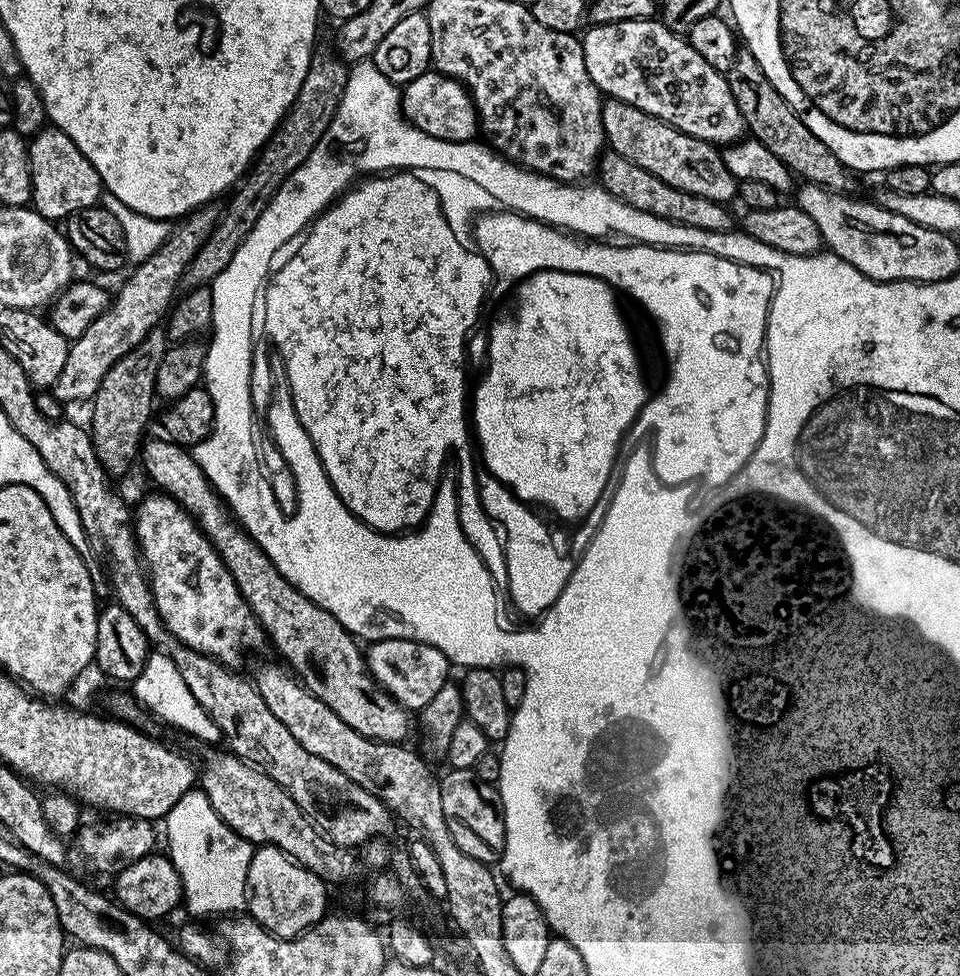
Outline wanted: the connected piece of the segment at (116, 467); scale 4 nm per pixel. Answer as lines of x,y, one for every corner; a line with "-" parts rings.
157,330
146,334
126,358
118,358
106,378
102,378
102,386
98,386
96,395
91,401
92,424
90,423
90,435
92,445
98,454
98,462
102,462
104,471
109,477
124,476
135,465
138,453
145,439
144,431
148,428
148,419
152,416
152,400
157,399
156,375
158,366
166,350
170,347
170,341
163,331

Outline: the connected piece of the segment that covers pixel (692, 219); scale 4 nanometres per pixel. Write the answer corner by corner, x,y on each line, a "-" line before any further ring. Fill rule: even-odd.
605,150
600,153
598,161
599,187
605,188
611,196
617,196
626,206
634,206
634,210
642,210
642,214
654,214
654,218
669,220
671,224
685,224
687,228
697,228
703,232
733,231
732,216
725,205
714,202
710,198
702,198
698,194
686,194
674,186
666,186
662,178
654,178
650,170
642,170
642,166
634,166
630,158
622,158
622,154

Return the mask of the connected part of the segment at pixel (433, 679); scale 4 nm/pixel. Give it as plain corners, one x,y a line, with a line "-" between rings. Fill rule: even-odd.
373,640
366,648
366,663
368,672
380,683
380,687
409,710
425,708
434,694
438,694
438,690
442,690
442,686
450,680
450,662
442,650
419,640

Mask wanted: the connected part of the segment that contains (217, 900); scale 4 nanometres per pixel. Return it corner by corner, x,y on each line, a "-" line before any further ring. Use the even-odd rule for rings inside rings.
199,790
187,792
168,811
167,855
178,870
184,887
183,903
196,916
223,917
236,914
249,899
248,863
252,861
253,845
243,840
210,806
204,793

